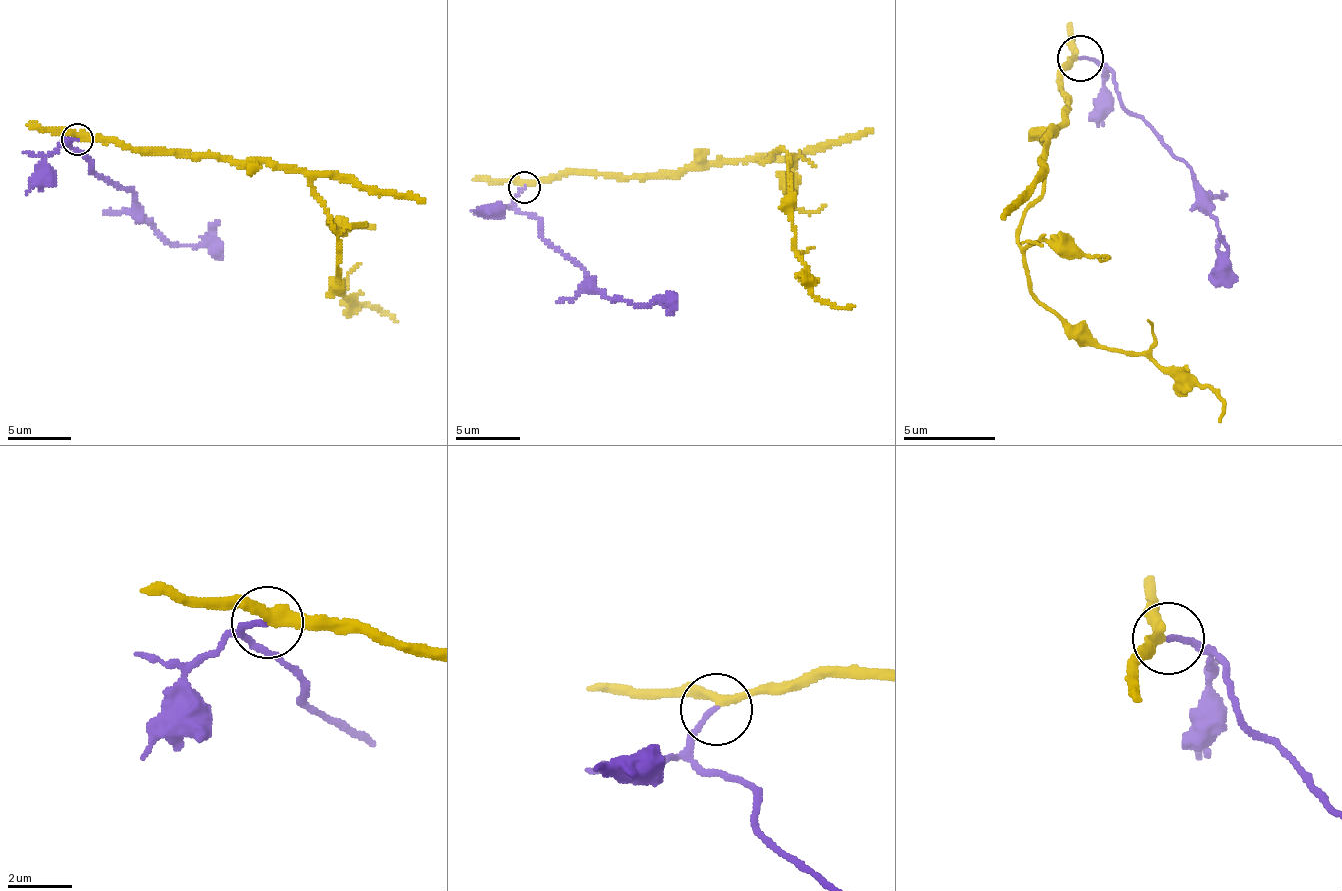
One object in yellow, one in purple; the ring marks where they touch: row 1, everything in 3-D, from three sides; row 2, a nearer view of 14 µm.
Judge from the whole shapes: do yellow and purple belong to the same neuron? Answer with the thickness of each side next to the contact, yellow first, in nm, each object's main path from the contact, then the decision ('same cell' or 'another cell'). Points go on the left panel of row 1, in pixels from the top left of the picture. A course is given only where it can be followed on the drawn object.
320 nm thick on the yellow side, 170 nm on the other; yellow runs (78, 140), (212, 153), (299, 169), (331, 222), (337, 262), (336, 288), (356, 304), (388, 311), (397, 321); purple runs (78, 139), (68, 143), (98, 175), (133, 193), (136, 211), (177, 245), (196, 245), (219, 221); same cell

